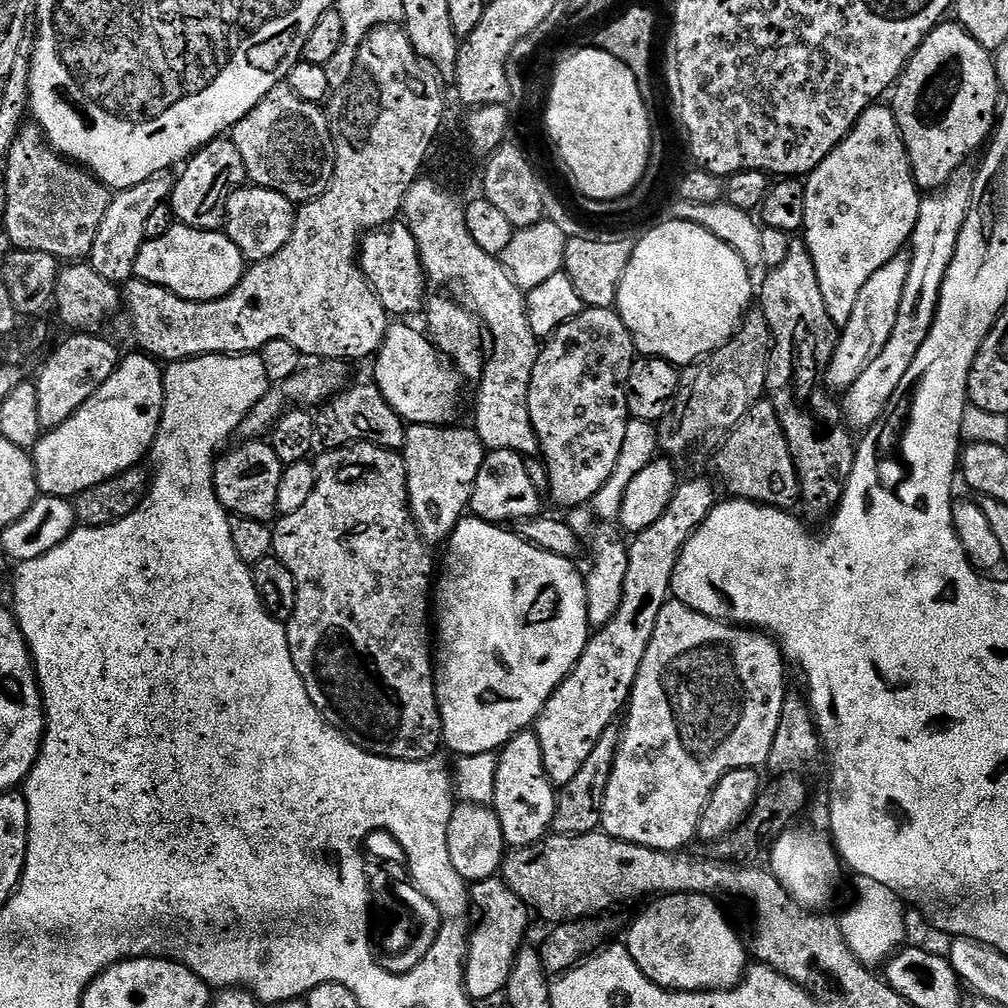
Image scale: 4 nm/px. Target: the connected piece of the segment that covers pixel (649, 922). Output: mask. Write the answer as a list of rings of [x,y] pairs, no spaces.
[[[678,894],[661,896],[649,904],[652,905],[633,922],[626,939],[626,947],[646,978],[672,992],[719,992],[721,988],[733,988],[740,983],[750,964],[750,952],[745,941],[743,944],[739,934],[732,929],[731,922],[724,917],[720,909],[723,907],[713,897]]]

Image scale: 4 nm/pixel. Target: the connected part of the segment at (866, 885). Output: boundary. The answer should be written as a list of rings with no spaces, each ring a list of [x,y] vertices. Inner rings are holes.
[[[856,876],[854,882],[860,893],[856,896],[856,905],[845,916],[839,917],[840,929],[850,950],[862,964],[880,966],[891,960],[905,943],[904,935],[908,932],[908,924],[904,921],[906,905],[890,886],[874,882],[874,878]]]

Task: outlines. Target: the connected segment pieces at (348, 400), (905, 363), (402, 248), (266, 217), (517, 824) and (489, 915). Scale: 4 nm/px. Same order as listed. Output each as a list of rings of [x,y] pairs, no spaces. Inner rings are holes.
[[[375,383],[354,384],[319,407],[315,417],[317,435],[327,449],[342,448],[358,442],[370,442],[390,450],[401,451],[407,425],[385,400]]]
[[[968,171],[957,172],[948,183],[929,191],[920,201],[918,222],[914,226],[910,241],[910,274],[906,278],[906,290],[902,290],[902,306],[898,306],[898,322],[894,322],[890,342],[886,342],[882,354],[878,354],[878,358],[874,358],[874,362],[870,362],[870,366],[862,370],[858,382],[847,388],[843,393],[844,400],[842,396],[844,419],[853,430],[870,429],[884,417],[884,411],[894,390],[898,390],[906,370],[910,370],[910,362],[914,362],[922,342],[926,342],[930,326],[934,326],[942,294],[942,282],[946,278],[946,270],[950,270],[950,262],[954,262],[958,234],[962,234],[962,226],[966,226],[966,214],[972,205],[976,172]]]
[[[396,220],[389,226],[368,232],[361,241],[358,263],[389,315],[402,318],[404,314],[423,309],[428,296],[428,279],[419,246],[405,221]]]
[[[240,186],[229,195],[224,230],[252,264],[274,256],[286,246],[295,226],[297,207],[284,195],[259,186]]]
[[[522,731],[499,751],[493,809],[500,820],[507,845],[525,848],[541,840],[552,828],[557,802],[557,793],[543,766],[539,738],[535,731]]]
[[[491,878],[473,883],[470,888],[470,904],[475,916],[474,927],[468,938],[468,956],[464,960],[464,988],[469,998],[474,1002],[480,1002],[480,1000],[488,1000],[491,996],[498,995],[499,992],[501,995],[507,989],[512,963],[516,953],[525,943],[524,935],[528,932],[530,909],[524,905],[522,898],[518,898],[518,894],[514,894],[514,890],[510,890],[510,886],[506,886],[503,878]]]

